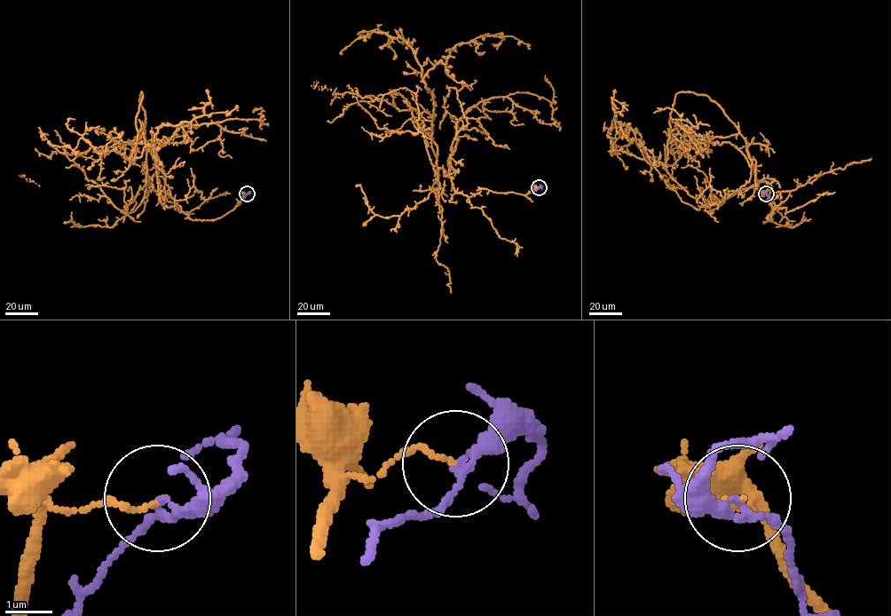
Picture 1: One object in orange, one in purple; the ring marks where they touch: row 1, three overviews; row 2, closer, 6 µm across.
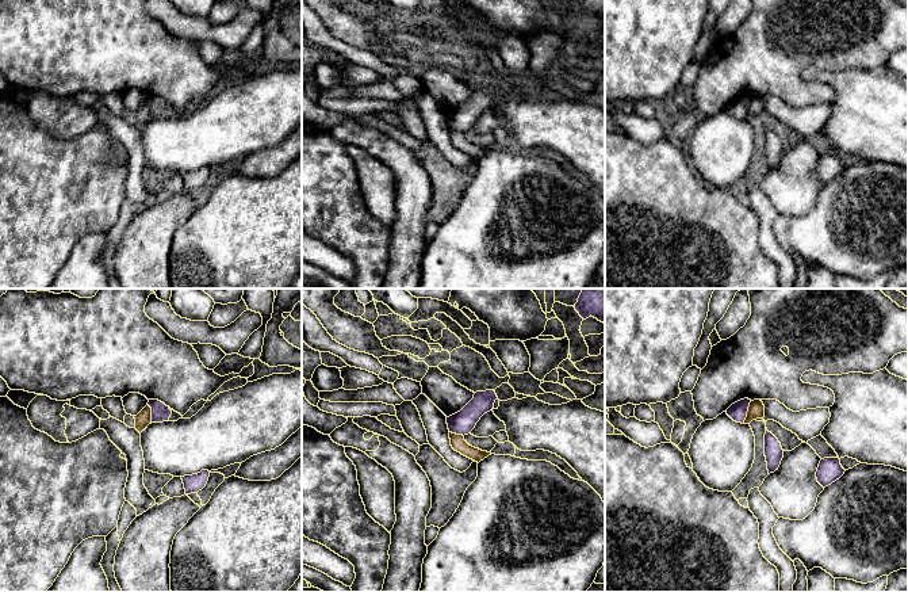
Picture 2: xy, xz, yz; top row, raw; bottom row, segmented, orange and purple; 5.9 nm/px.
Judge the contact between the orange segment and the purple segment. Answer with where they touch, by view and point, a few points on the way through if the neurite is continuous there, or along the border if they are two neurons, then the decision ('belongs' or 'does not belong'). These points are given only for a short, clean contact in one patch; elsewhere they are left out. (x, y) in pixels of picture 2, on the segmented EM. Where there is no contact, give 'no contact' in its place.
meets orange in yz at (747, 412); border along yz (751, 401), (747, 416), (742, 423); does not belong

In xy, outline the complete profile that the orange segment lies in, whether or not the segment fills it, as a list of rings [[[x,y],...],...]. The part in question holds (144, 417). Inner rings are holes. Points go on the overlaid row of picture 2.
[[[146,405],[135,419],[135,429],[141,434],[149,424],[152,424],[152,408]]]

